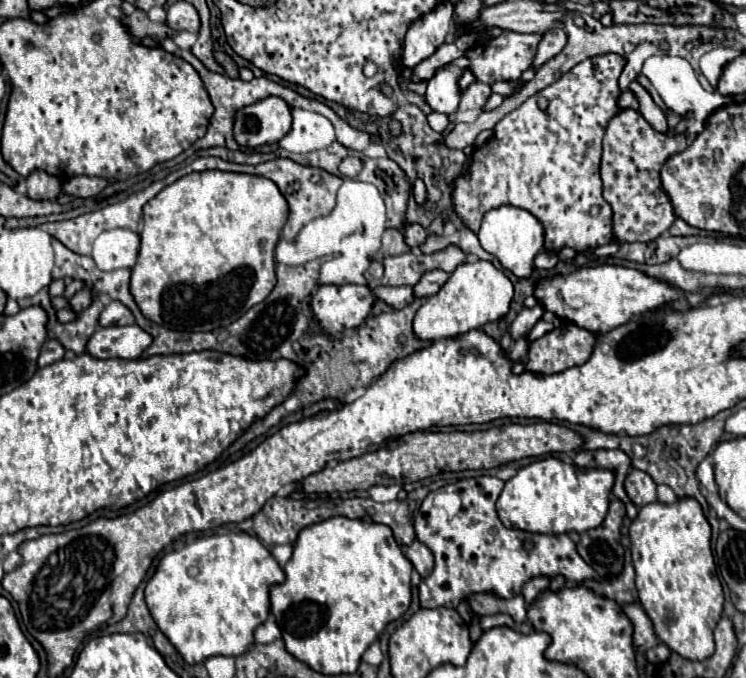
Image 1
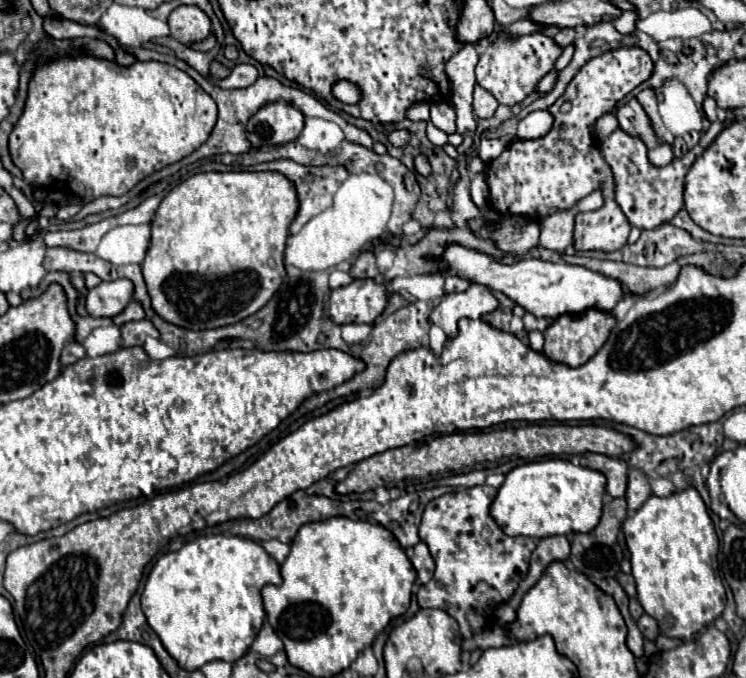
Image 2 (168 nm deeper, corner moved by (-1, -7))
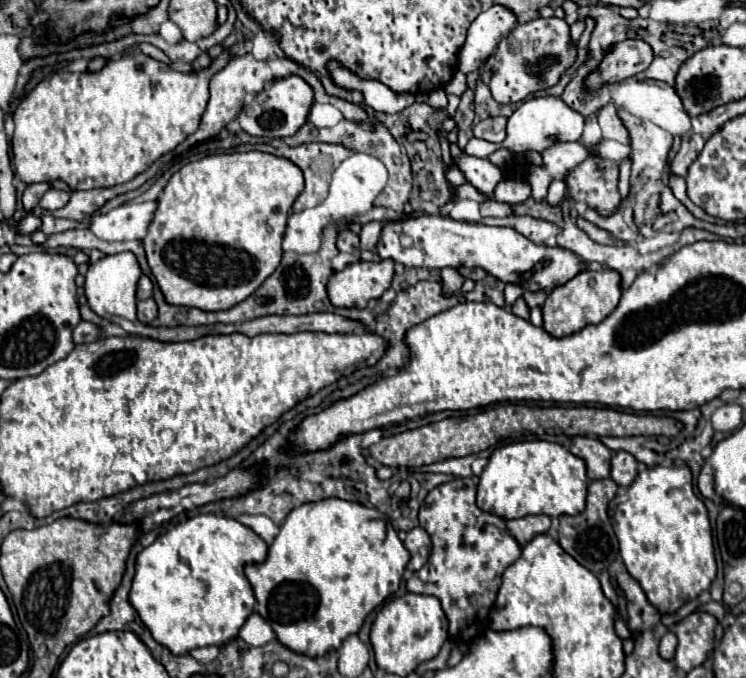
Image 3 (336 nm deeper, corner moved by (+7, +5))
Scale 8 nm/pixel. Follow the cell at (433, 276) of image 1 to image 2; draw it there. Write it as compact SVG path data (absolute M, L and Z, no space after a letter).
M447 276L447 280L445 280L445 292L449 294L449 292L463 292L463 290L467 290L469 288L469 282L467 280L463 280L463 278L459 278L459 276Z

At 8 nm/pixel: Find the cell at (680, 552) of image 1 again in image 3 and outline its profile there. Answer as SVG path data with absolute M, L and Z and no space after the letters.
M687 466L647 468L639 472L623 496L615 496L611 502L611 524L627 572L641 584L647 600L659 614L675 614L687 600L711 588L717 574L711 522L705 504L693 492Z

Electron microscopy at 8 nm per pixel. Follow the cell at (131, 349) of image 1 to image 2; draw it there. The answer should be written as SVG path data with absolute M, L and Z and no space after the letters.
M145 318L145 320L137 320L137 322L127 322L123 324L123 346L143 346L145 338L159 338L157 328Z

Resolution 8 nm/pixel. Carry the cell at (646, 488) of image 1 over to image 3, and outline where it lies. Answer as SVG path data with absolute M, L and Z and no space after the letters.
M615 452L611 460L611 478L623 486L629 488L639 472L639 462L629 452Z

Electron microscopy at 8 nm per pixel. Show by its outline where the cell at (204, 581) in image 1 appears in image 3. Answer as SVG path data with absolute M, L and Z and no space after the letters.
M197 514L167 530L139 552L129 602L151 630L151 636L169 648L171 654L189 654L193 648L201 646L223 646L239 634L255 606L255 594L245 576L245 566L261 564L265 558L267 544L251 528L227 516Z

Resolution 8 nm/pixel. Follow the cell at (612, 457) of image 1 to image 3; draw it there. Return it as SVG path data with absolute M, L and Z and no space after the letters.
M575 436L575 438L571 440L571 448L569 448L569 450L571 450L575 456L579 456L579 458L585 460L589 480L609 478L613 452L611 452L607 446L603 446L597 438Z

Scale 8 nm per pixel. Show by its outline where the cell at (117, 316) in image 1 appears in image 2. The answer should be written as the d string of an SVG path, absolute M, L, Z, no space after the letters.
M131 300L129 306L125 308L125 312L121 312L119 316L115 316L113 322L115 322L115 324L125 324L125 322L131 322L131 320L143 320L143 318L145 318L143 306L141 306L139 302Z

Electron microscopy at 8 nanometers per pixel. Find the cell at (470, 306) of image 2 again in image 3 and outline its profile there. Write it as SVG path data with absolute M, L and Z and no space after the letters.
M443 268L441 270L441 286L443 286L443 296L451 298L455 294L459 294L461 286L463 286L463 276L459 276L459 272L455 268Z

